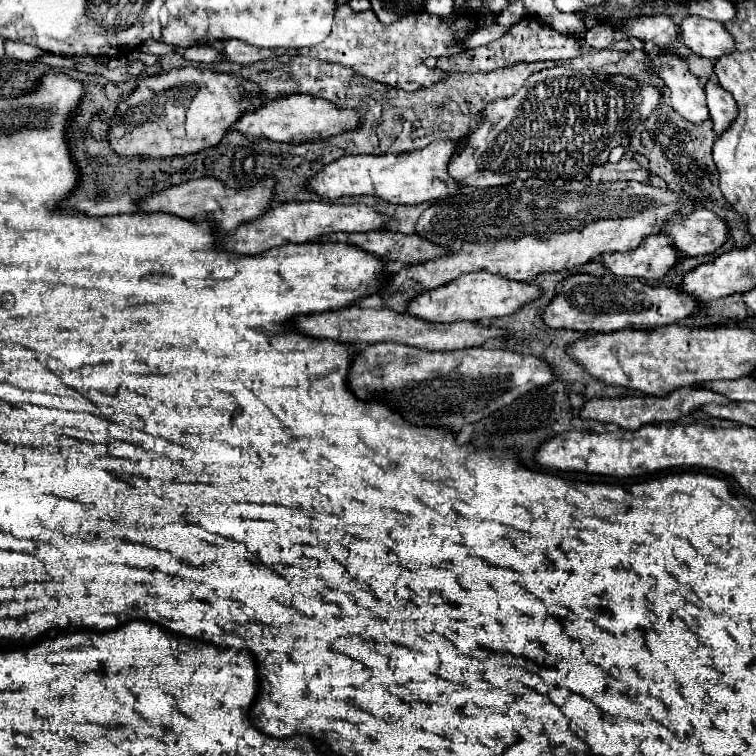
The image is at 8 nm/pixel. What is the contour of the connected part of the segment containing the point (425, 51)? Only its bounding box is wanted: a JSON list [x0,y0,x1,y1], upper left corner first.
[309,5,477,91]

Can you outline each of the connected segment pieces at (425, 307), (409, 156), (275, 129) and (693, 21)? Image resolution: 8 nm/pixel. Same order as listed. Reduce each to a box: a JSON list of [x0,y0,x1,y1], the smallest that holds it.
[[407,271,539,323],[307,139,457,205],[233,95,359,143],[681,15,735,61]]

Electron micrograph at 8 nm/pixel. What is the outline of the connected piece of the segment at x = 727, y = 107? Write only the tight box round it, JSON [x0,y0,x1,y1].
[705,79,737,133]

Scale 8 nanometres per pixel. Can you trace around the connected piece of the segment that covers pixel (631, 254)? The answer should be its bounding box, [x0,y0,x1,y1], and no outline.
[601,233,677,279]

